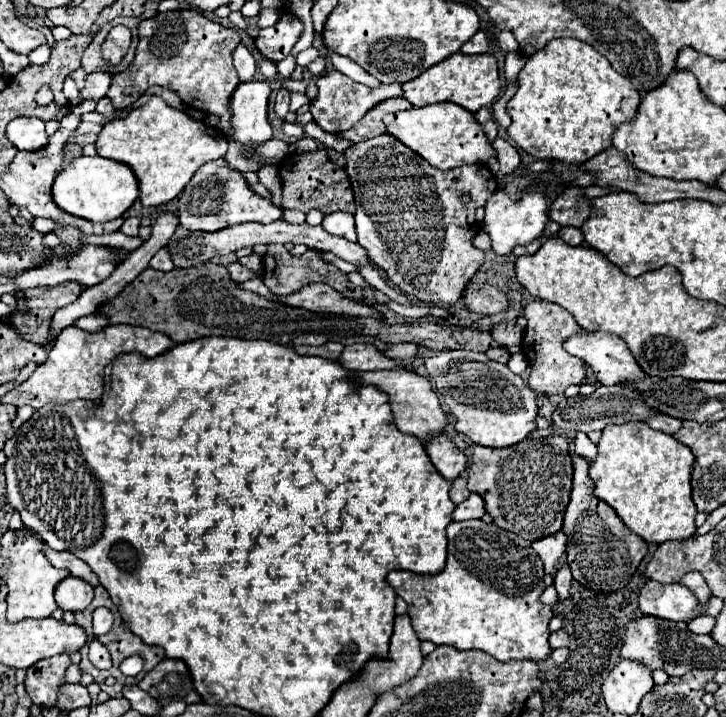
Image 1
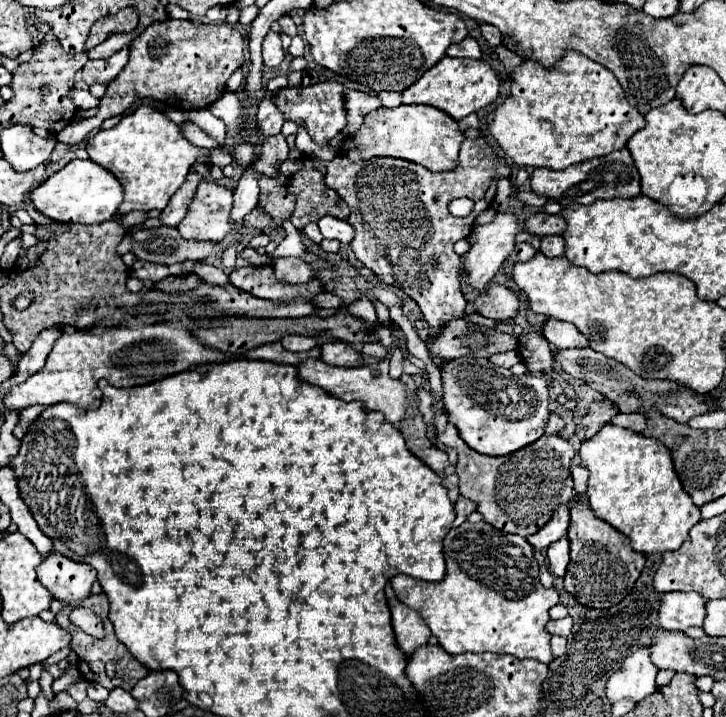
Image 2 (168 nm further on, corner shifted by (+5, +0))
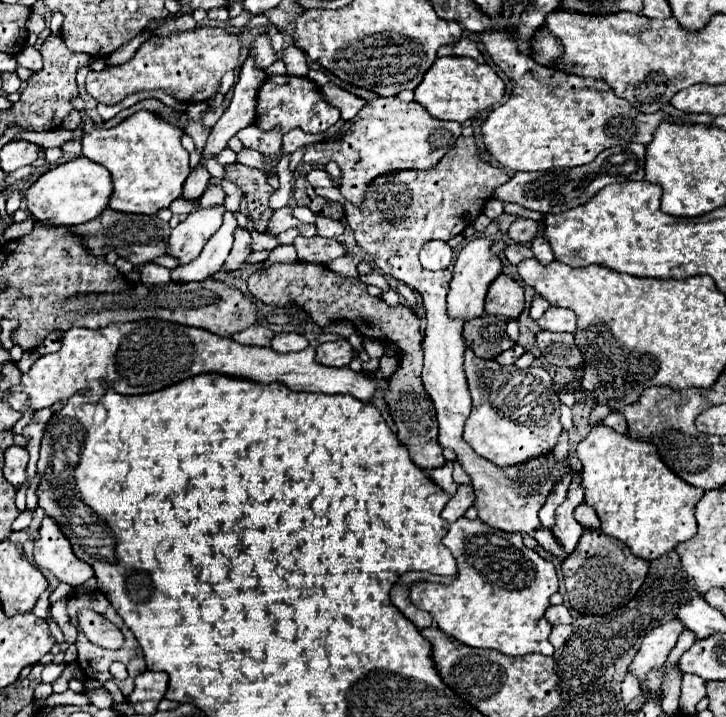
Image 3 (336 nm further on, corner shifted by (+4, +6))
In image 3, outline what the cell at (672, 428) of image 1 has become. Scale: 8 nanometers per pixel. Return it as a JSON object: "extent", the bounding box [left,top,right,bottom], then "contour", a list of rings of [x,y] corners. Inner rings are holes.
{"extent":[601,412,627,434],"contour":[[[611,412],[607,418],[603,418],[603,422],[601,422],[603,426],[609,426],[609,428],[613,428],[615,432],[619,432],[619,434],[625,434],[627,432],[627,424],[625,424],[625,418],[623,418],[623,414],[619,414],[619,412]]]}

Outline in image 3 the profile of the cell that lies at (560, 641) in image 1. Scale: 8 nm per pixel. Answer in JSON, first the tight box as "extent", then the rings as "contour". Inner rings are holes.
{"extent":[545,604,573,624],"contour":[[[559,604],[559,606],[549,606],[547,612],[545,612],[545,618],[551,622],[551,624],[571,624],[573,618],[571,618],[571,612],[565,604]]]}

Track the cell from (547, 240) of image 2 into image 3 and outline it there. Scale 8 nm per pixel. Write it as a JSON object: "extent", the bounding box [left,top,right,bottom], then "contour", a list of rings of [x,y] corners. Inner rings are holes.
{"extent":[531,236,553,264],"contour":[[[537,236],[533,242],[531,242],[531,252],[533,252],[533,256],[541,262],[541,264],[549,264],[549,262],[553,262],[553,252],[551,252],[551,248],[549,248],[549,242],[543,238],[543,236]]]}

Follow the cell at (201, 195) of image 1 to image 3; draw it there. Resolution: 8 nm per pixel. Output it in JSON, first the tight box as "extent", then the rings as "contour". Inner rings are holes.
{"extent":[167,206,225,266],"contour":[[[197,206],[197,210],[191,212],[187,220],[183,220],[183,224],[171,230],[167,254],[177,258],[179,266],[195,260],[201,254],[207,240],[219,230],[223,222],[223,212],[225,212],[223,206],[215,208]]]}

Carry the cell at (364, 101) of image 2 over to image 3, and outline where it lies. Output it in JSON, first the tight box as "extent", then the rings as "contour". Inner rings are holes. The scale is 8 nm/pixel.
{"extent":[321,82,365,120],"contour":[[[331,82],[321,88],[321,96],[325,96],[325,100],[329,100],[329,104],[333,104],[341,112],[343,120],[351,120],[365,106],[365,102],[361,98],[357,98],[351,92],[341,90],[339,86],[335,86]]]}

